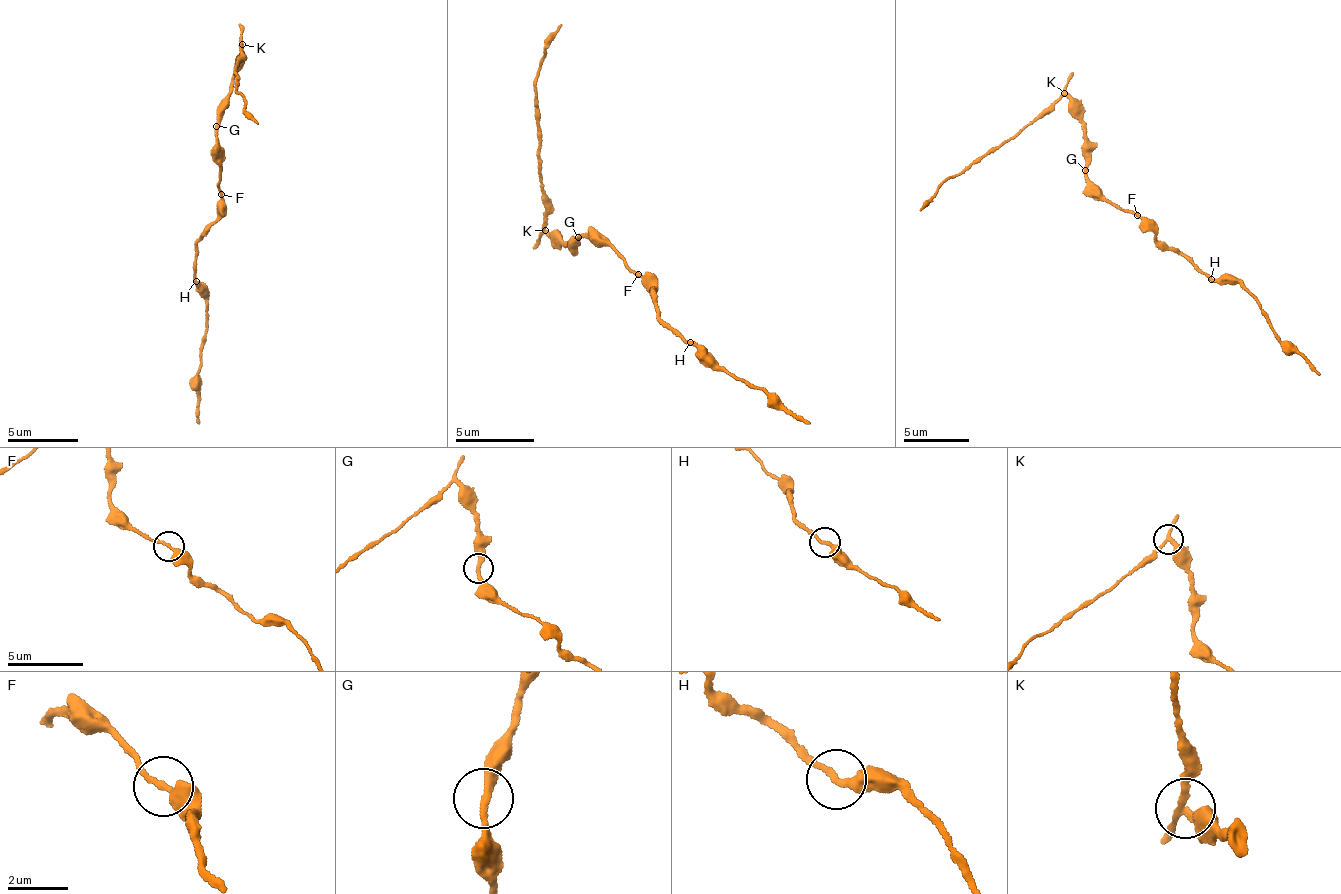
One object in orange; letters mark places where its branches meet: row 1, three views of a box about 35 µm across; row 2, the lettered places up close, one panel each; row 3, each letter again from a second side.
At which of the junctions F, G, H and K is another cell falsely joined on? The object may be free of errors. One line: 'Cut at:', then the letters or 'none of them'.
Cut at: K

